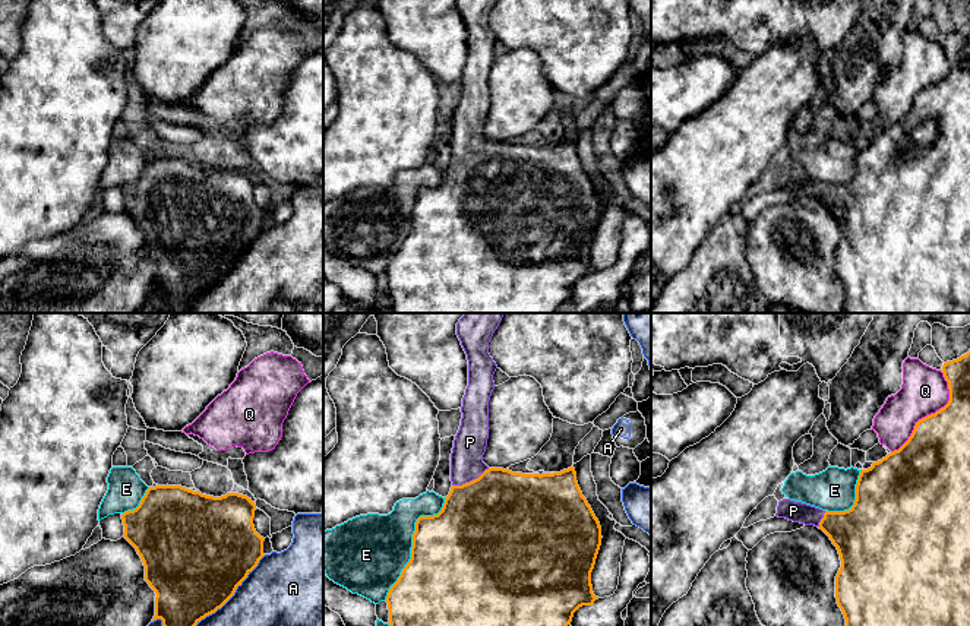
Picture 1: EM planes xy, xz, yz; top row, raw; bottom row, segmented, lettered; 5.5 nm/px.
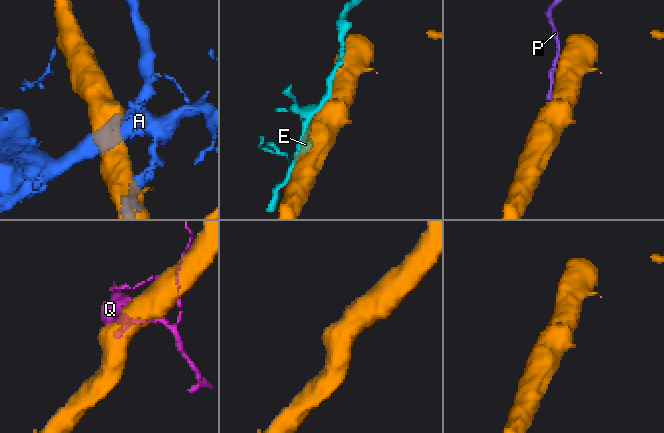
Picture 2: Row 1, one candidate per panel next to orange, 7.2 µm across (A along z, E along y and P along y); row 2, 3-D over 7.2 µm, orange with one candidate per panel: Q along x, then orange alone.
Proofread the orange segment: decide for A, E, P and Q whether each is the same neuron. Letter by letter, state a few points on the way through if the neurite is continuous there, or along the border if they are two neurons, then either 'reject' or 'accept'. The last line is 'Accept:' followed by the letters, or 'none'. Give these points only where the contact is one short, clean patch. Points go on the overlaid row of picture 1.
A: reject
E: reject
P: across xz (486, 524), (482, 499), (470, 481), (470, 442) | accept
Q: reject
Accept: P

